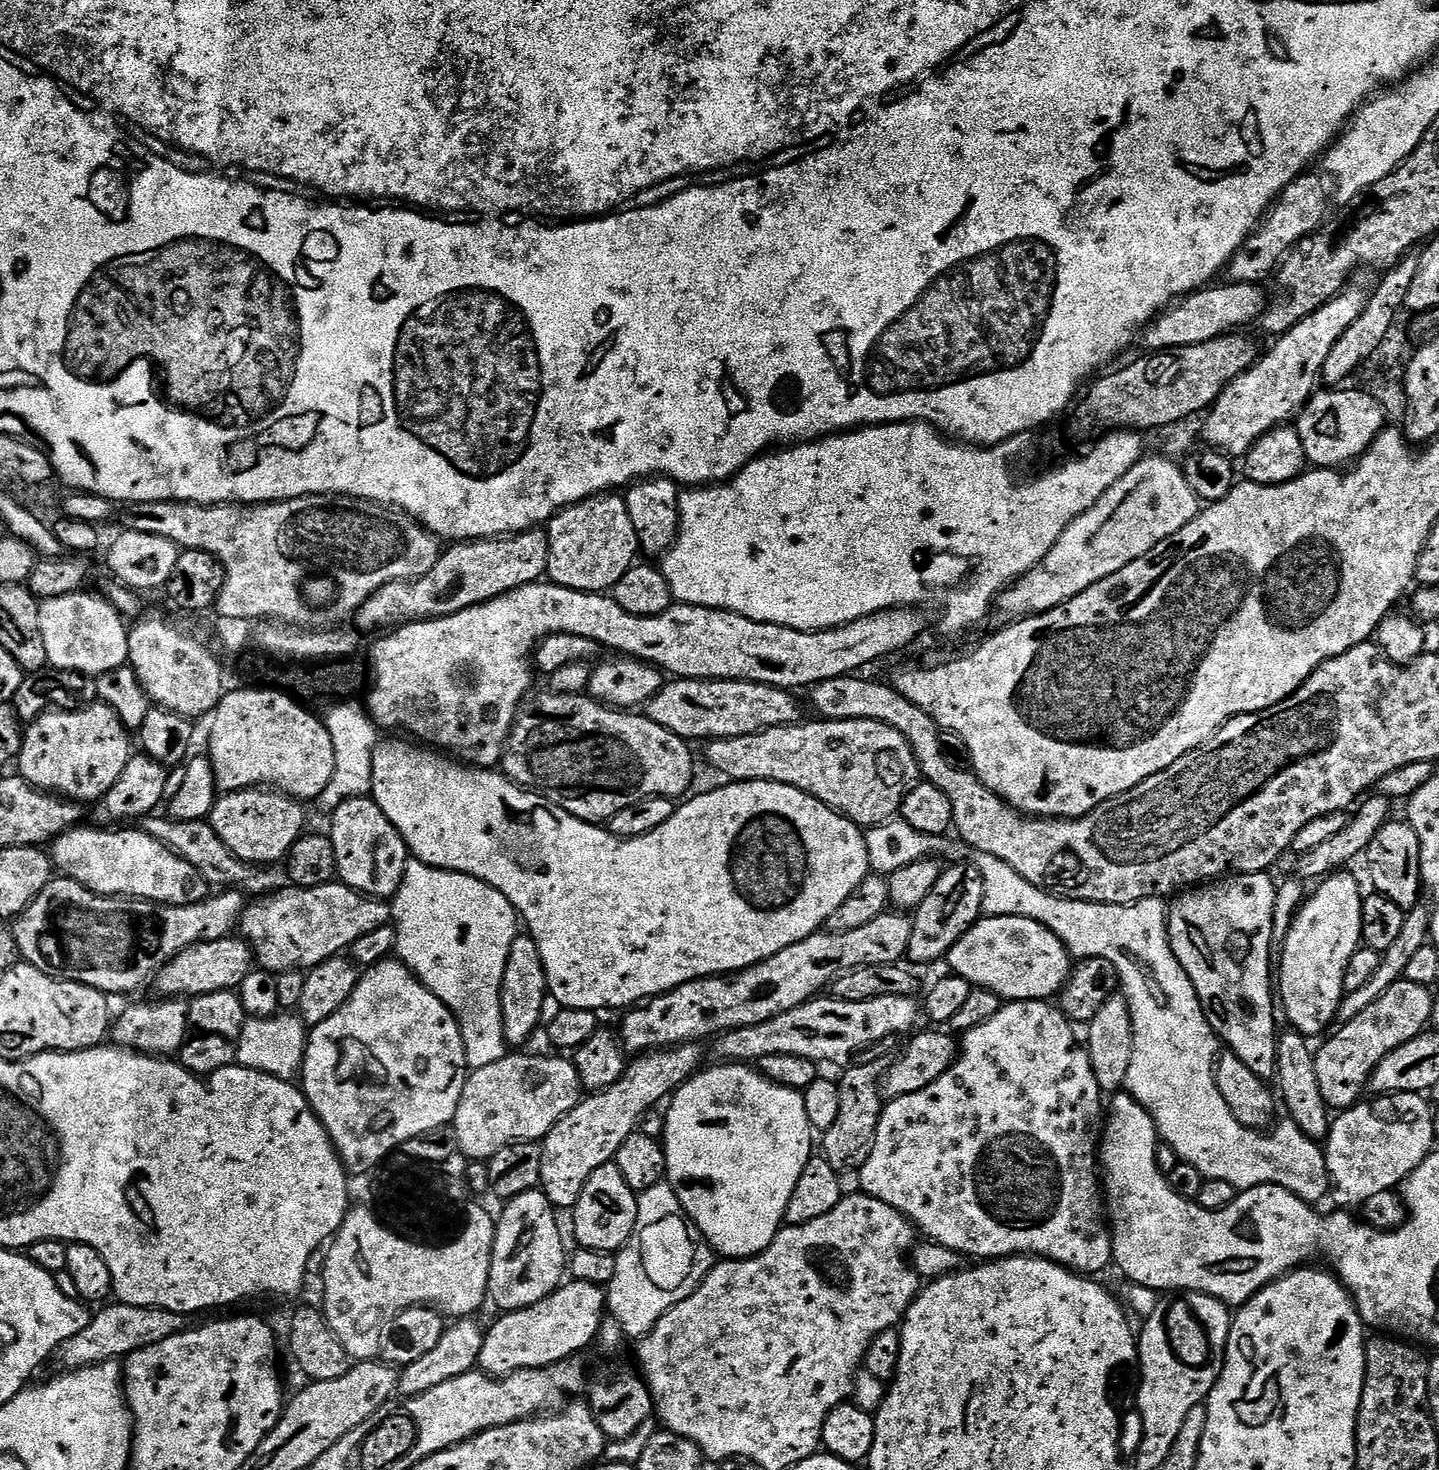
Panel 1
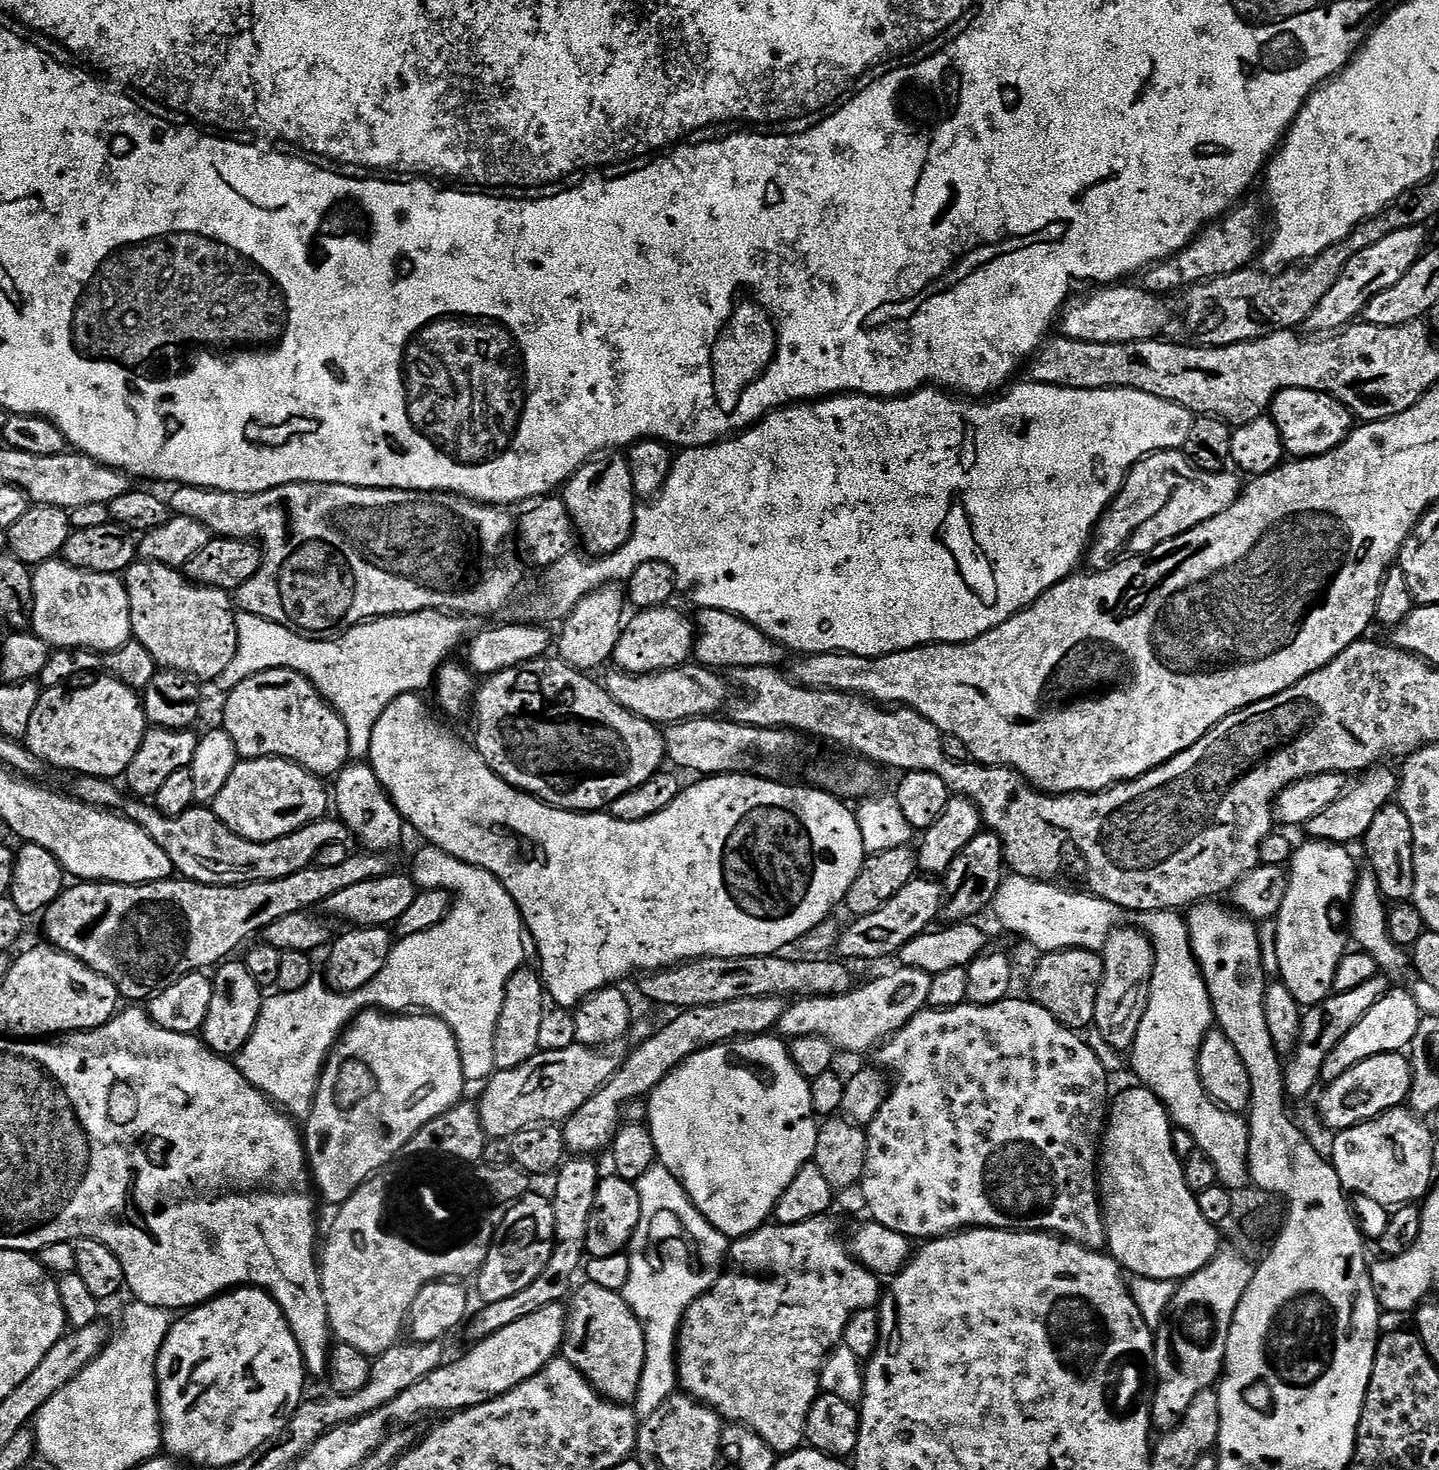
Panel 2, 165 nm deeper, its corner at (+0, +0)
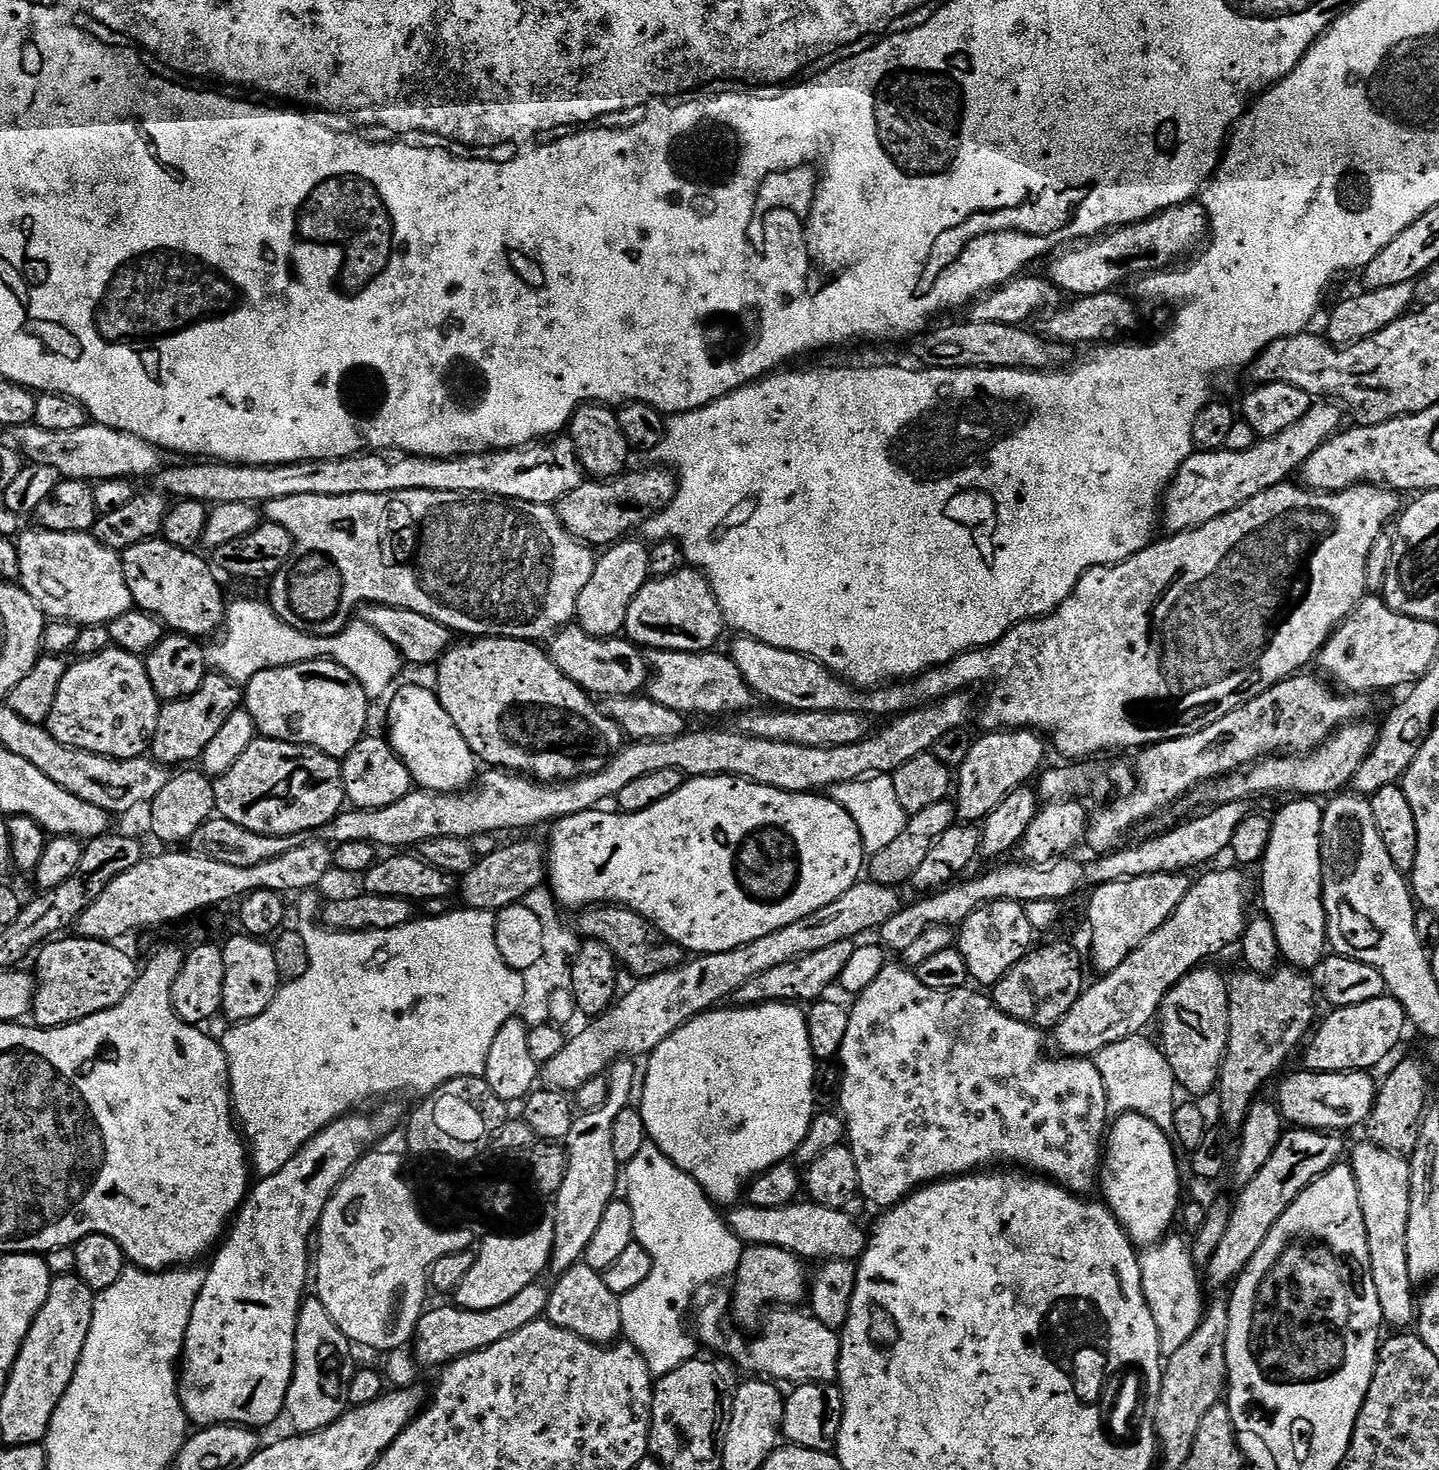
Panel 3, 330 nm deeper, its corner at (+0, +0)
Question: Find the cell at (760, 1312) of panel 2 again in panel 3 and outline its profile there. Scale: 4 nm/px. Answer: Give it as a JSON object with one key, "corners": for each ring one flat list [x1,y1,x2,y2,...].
{"corners":[[761,1244,745,1247,734,1273,736,1293,731,1293,730,1296,731,1315,736,1315,740,1324,752,1324,756,1319,761,1319,762,1313,769,1306,800,1306,803,1300,805,1303,810,1292,810,1276,809,1273,804,1273,804,1267,806,1264,801,1257,781,1248]]}

